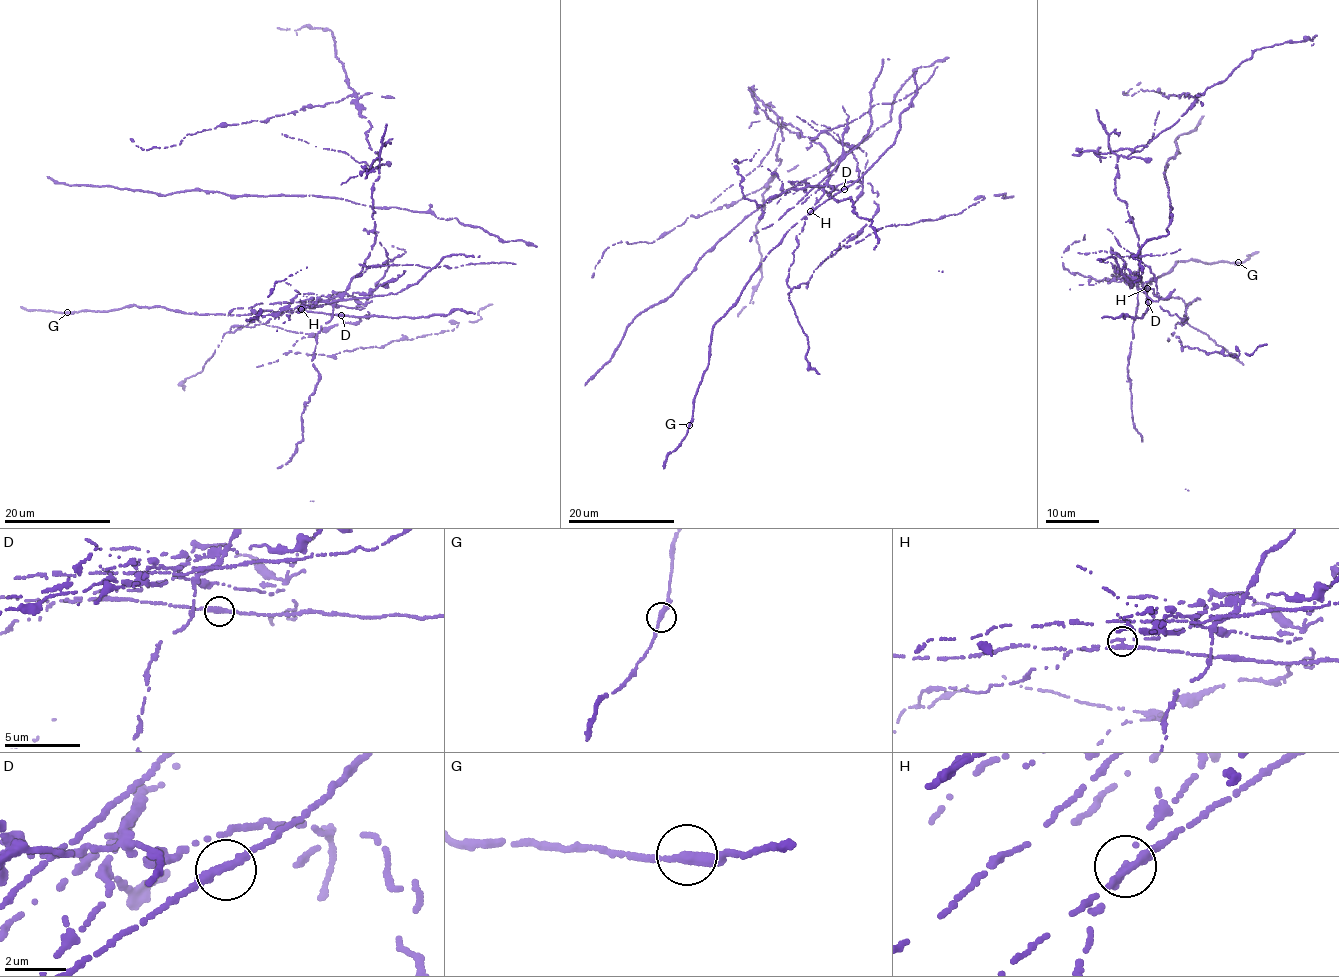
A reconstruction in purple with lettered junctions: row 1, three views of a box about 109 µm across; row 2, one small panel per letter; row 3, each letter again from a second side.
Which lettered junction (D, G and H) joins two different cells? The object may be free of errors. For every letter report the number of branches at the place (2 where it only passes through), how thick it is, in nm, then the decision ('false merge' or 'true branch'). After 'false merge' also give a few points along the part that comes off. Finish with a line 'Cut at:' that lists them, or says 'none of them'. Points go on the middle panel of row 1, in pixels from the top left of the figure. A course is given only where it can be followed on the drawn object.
D: branches 2; calibre 320 nm; true branch
G: branches 2; calibre 300 nm; true branch
H: branches 2; calibre 300 nm; false merge; course (811, 211), (827, 152), (768, 107), (782, 140), (766, 184), (653, 243), (614, 243), (592, 277)
Cut at: H

